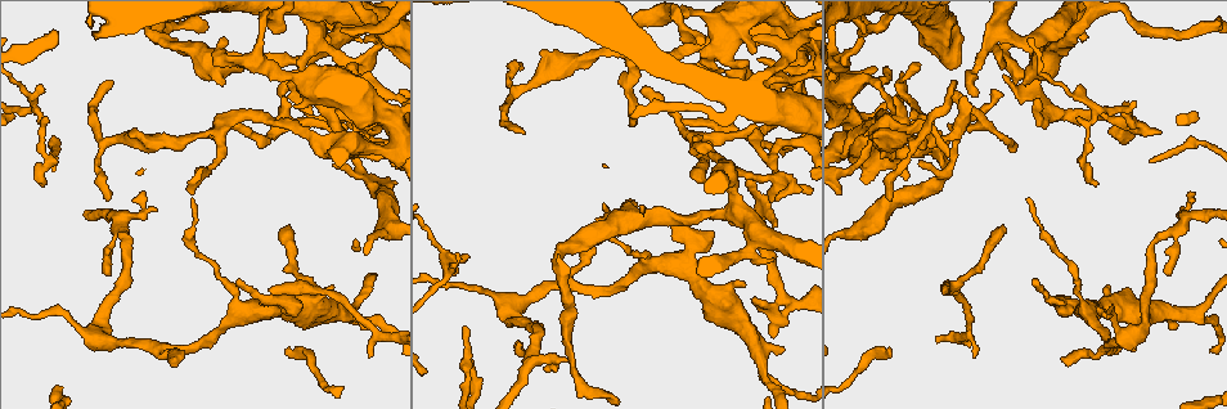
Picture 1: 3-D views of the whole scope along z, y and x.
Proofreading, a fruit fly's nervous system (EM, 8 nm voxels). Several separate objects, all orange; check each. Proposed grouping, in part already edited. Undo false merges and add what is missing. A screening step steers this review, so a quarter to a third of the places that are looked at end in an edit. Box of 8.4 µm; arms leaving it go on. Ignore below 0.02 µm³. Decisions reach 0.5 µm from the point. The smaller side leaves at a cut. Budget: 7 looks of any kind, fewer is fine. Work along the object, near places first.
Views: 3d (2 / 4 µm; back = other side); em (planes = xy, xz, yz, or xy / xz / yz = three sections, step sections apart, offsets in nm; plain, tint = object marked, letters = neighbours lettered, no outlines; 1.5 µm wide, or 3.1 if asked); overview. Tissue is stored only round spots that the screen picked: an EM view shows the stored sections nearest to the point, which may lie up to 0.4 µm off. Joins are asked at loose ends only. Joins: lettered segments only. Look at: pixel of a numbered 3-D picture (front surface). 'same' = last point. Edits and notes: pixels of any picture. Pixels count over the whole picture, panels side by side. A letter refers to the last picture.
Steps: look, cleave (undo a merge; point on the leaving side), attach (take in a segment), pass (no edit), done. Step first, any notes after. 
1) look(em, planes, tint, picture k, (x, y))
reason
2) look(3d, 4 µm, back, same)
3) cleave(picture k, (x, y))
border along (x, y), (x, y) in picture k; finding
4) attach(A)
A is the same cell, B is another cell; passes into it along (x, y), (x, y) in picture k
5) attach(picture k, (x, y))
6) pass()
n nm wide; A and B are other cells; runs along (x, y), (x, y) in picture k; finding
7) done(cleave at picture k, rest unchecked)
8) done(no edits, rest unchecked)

look(3d, 4 µm, picture 1, (1026, 83))
branch stops here

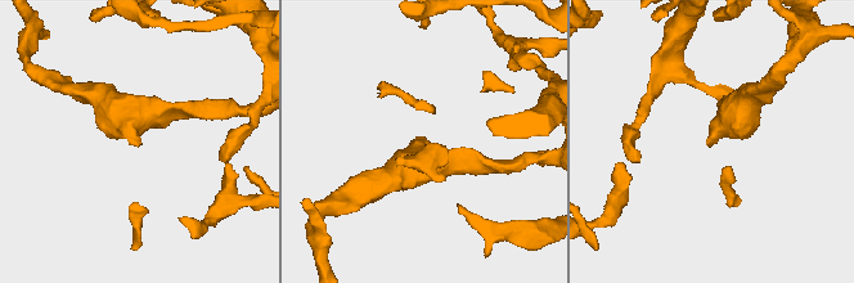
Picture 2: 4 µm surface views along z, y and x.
look(em, planes, letters, picture 2, (712, 145))
need the tissue

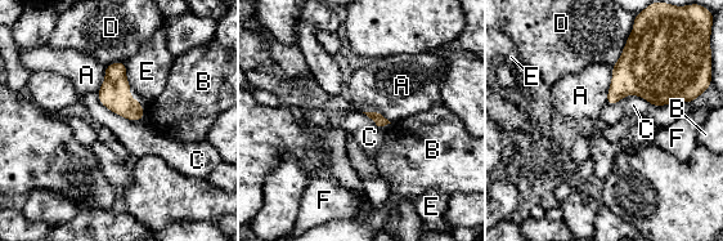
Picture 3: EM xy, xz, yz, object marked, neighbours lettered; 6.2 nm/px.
pass()
A, B, C, D, E and F are other cells; border along (97, 96), (109, 110), (142, 120) in picture 3; no lettered segment goes on from it

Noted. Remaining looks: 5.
look(3d, 2 µm, picture 1, (770, 259))
branch stops here

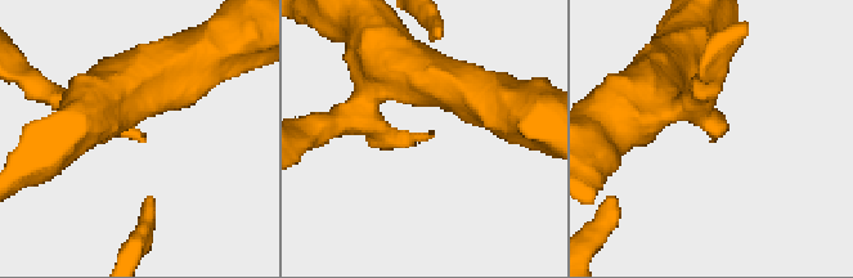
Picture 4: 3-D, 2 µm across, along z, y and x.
look(em, planes, letters, picture 4, (144, 139))
shape alone is not enough

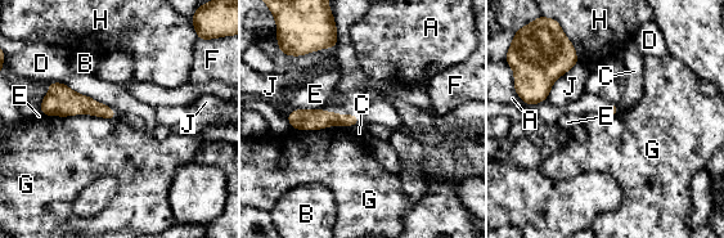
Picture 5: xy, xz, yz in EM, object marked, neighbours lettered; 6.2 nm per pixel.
pass()
A, B, C, D, E, F, G, H and J are other cells; runs along (291, 116), (296, 118), (355, 121) in picture 5; none of them fits

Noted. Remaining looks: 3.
look(3d, 4 µm, picture 1, (235, 292))
thick turns thin

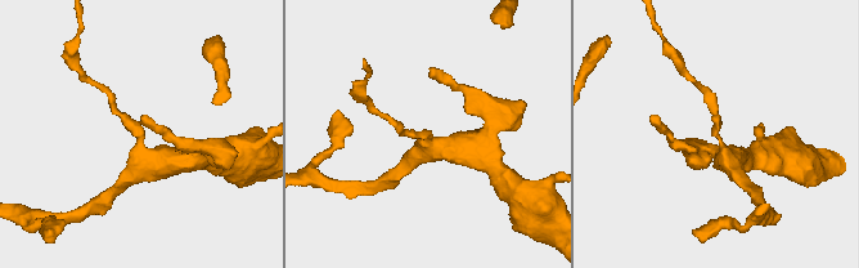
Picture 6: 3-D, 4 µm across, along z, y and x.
look(em, xz, step 4, tint, picture 6, (713, 131))
need the tissue

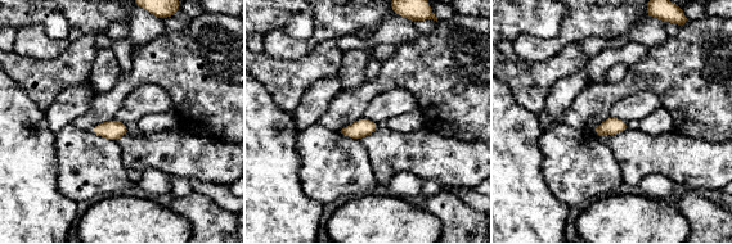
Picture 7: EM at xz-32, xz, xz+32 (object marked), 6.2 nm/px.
look(em, planes, letters, same)
another direction

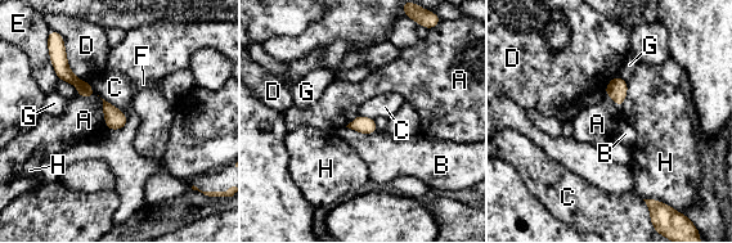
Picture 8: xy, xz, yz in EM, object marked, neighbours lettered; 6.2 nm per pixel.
pass()
110 nm wide; C touches over 340 nm; A, B, C, D, E, F, G and H are other cells; continuous, no second neuron

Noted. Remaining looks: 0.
done(no edits, rest unchecked)

